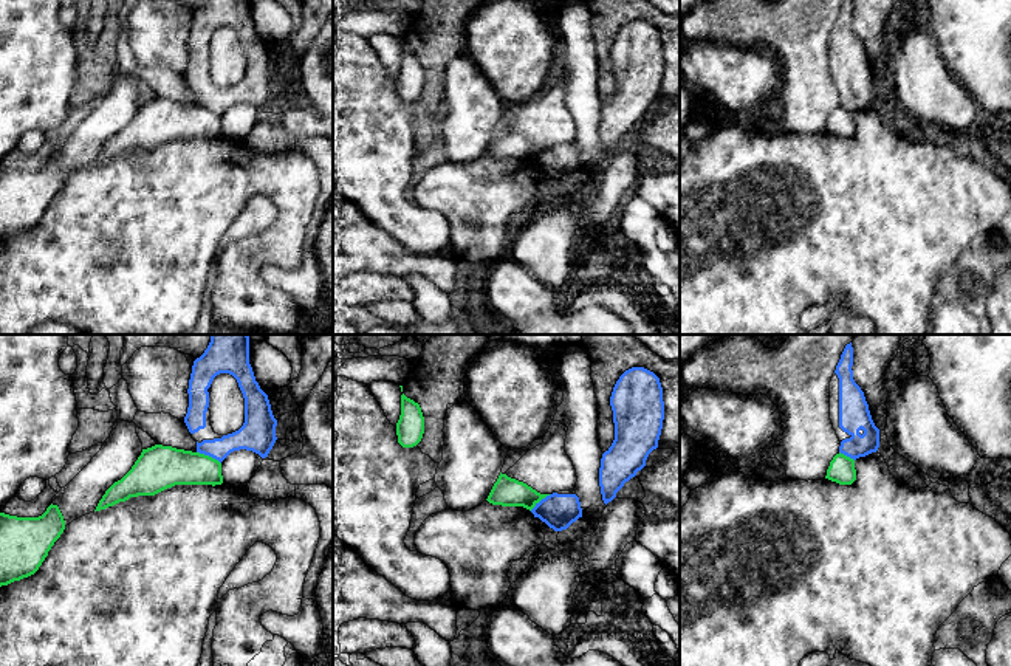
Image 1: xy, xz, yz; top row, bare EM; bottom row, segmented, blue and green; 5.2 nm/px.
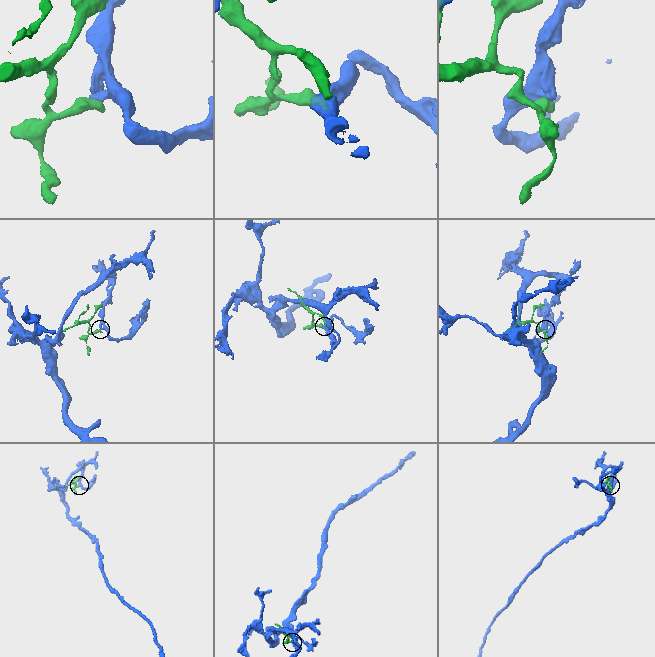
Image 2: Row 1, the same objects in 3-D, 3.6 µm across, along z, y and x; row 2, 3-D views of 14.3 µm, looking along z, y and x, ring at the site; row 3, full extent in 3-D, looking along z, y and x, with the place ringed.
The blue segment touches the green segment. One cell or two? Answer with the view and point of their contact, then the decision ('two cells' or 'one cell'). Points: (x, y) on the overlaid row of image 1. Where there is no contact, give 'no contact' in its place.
xy (209, 456) | two cells

